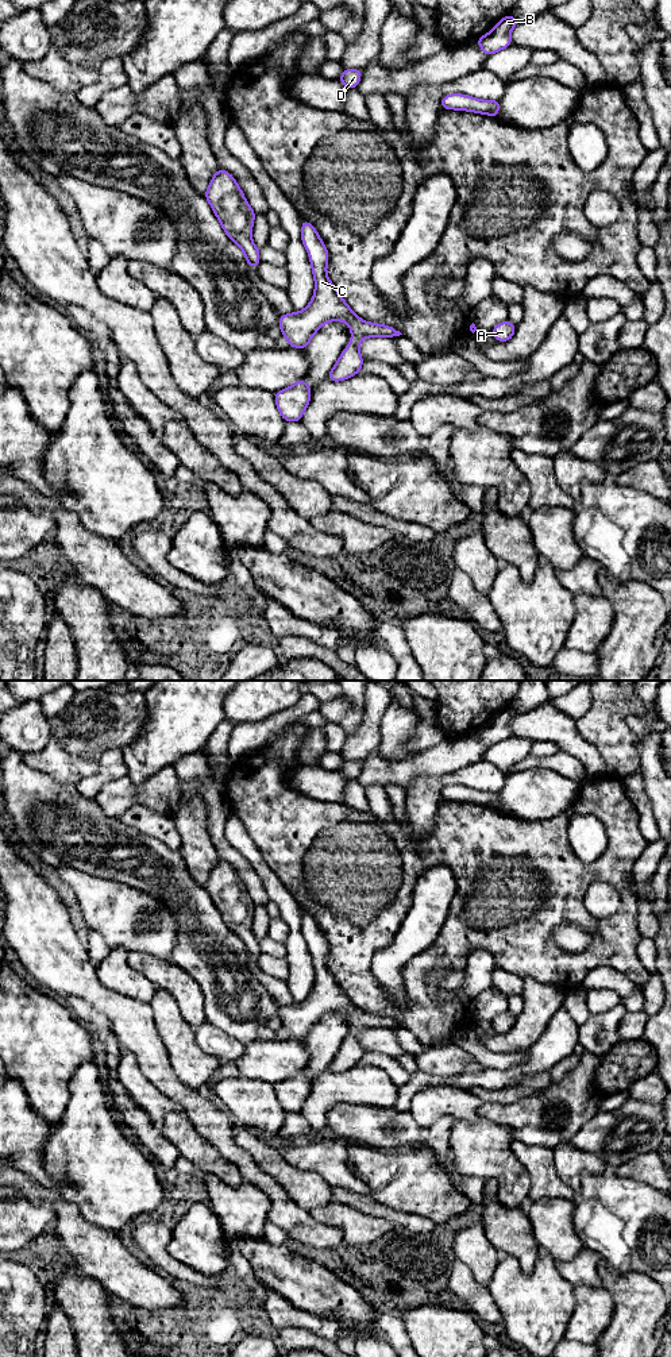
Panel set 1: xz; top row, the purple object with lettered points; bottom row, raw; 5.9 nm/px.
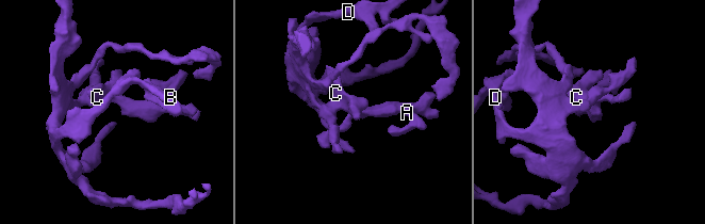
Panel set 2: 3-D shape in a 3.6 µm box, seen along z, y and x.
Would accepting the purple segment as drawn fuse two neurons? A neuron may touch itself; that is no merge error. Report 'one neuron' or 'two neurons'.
one neuron

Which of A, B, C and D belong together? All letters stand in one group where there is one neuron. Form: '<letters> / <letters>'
A B C D

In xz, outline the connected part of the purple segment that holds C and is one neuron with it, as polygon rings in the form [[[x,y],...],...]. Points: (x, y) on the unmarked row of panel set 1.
[[[301,910],[301,933],[309,945],[315,968],[315,984],[308,998],[300,1003],[281,1006],[278,1017],[289,1038],[306,1040],[312,1028],[328,1013],[346,1013],[351,1021],[351,1032],[340,1045],[327,1071],[344,1072],[358,1064],[363,1056],[359,1034],[366,1029],[402,1026],[393,1018],[367,1014],[355,1006],[327,968],[328,941],[315,918]]]

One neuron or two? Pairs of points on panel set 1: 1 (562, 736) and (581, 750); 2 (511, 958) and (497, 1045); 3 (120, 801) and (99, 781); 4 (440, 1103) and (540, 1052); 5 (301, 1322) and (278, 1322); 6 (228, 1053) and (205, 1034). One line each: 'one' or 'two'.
1: one
2: two
3: two
4: two
5: one
6: one

